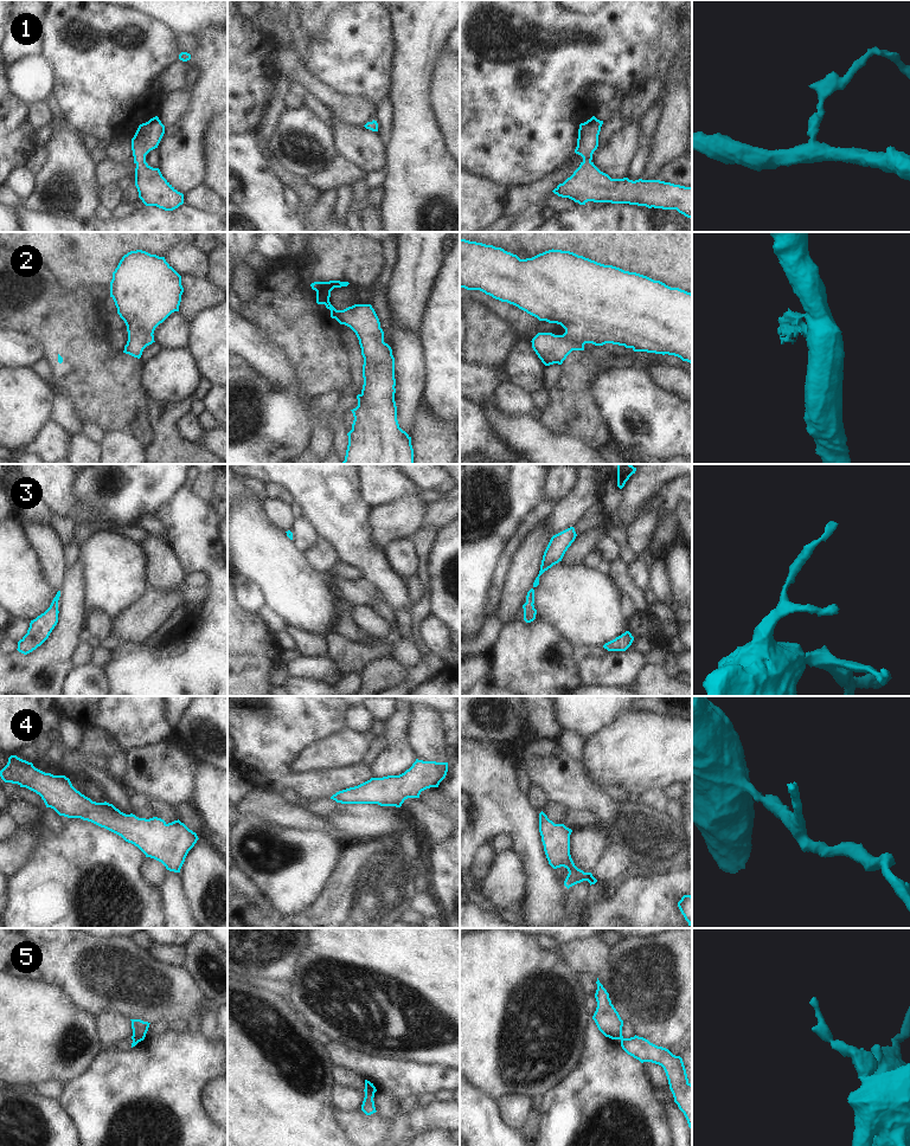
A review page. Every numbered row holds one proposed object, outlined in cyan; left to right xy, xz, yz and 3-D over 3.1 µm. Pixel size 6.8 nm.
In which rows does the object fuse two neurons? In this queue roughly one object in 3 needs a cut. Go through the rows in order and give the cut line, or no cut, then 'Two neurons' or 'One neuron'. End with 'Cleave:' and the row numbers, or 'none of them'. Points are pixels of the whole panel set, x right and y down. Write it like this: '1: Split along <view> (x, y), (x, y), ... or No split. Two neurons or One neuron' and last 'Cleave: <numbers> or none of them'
1: No split. One neuron
2: No split. One neuron
3: No split. One neuron
4: No split. One neuron
5: Split along xz (364, 1089), (373, 1094). Two neurons
Cleave: 5.

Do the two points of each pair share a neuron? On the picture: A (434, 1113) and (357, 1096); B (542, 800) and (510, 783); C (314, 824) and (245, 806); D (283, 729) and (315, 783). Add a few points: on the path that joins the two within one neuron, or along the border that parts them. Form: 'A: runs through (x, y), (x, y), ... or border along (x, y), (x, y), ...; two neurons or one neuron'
A: border along (360, 1107), (353, 1111), (335, 1109); two neurons
B: border along (527, 794), (531, 804), (539, 812); two neurons
C: runs through (298, 817), (280, 812), (271, 806), (262, 806); one neuron
D: runs through (282, 747), (282, 770), (298, 781); one neuron

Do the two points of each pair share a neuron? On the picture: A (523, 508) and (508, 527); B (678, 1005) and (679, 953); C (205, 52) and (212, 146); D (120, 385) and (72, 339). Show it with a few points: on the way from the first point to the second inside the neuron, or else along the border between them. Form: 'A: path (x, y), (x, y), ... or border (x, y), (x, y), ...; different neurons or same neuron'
A: border (507, 495), (507, 515), (516, 525); different neurons
B: path (678, 992), (679, 966); same neuron
C: border (215, 115), (206, 128), (203, 148); different neurons
D: path (108, 374), (84, 351); same neuron

